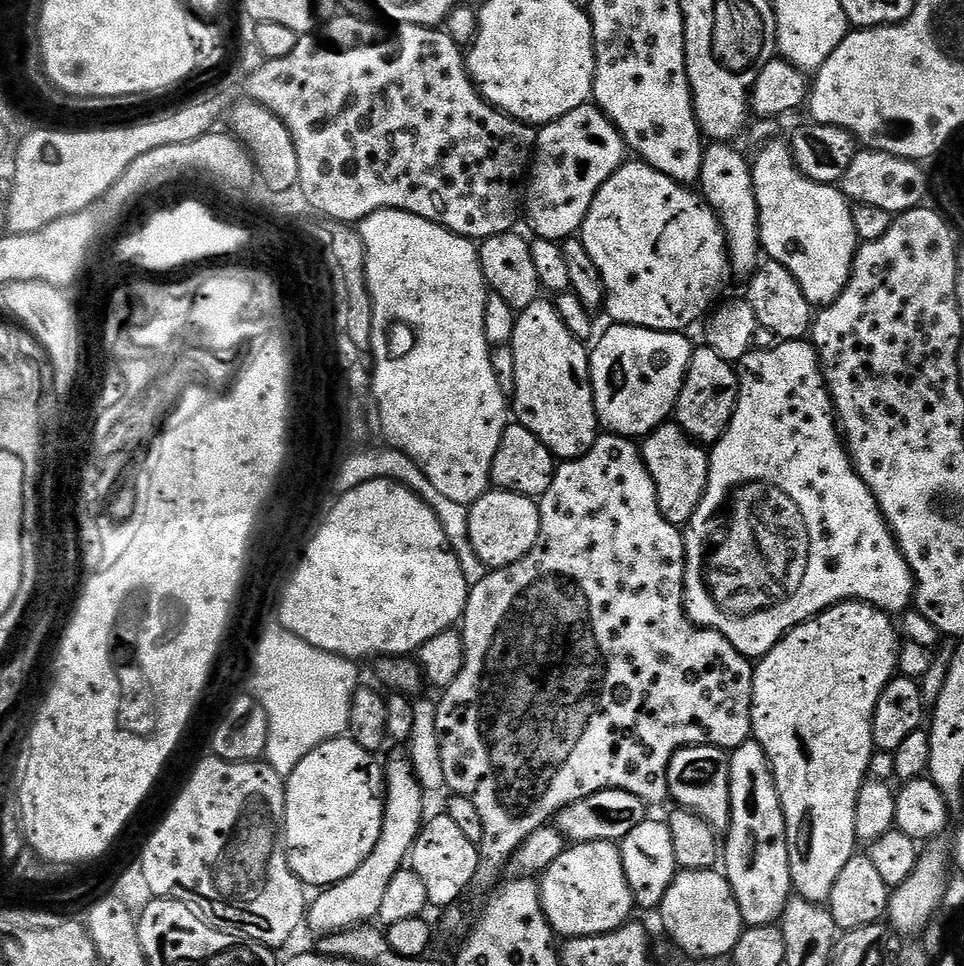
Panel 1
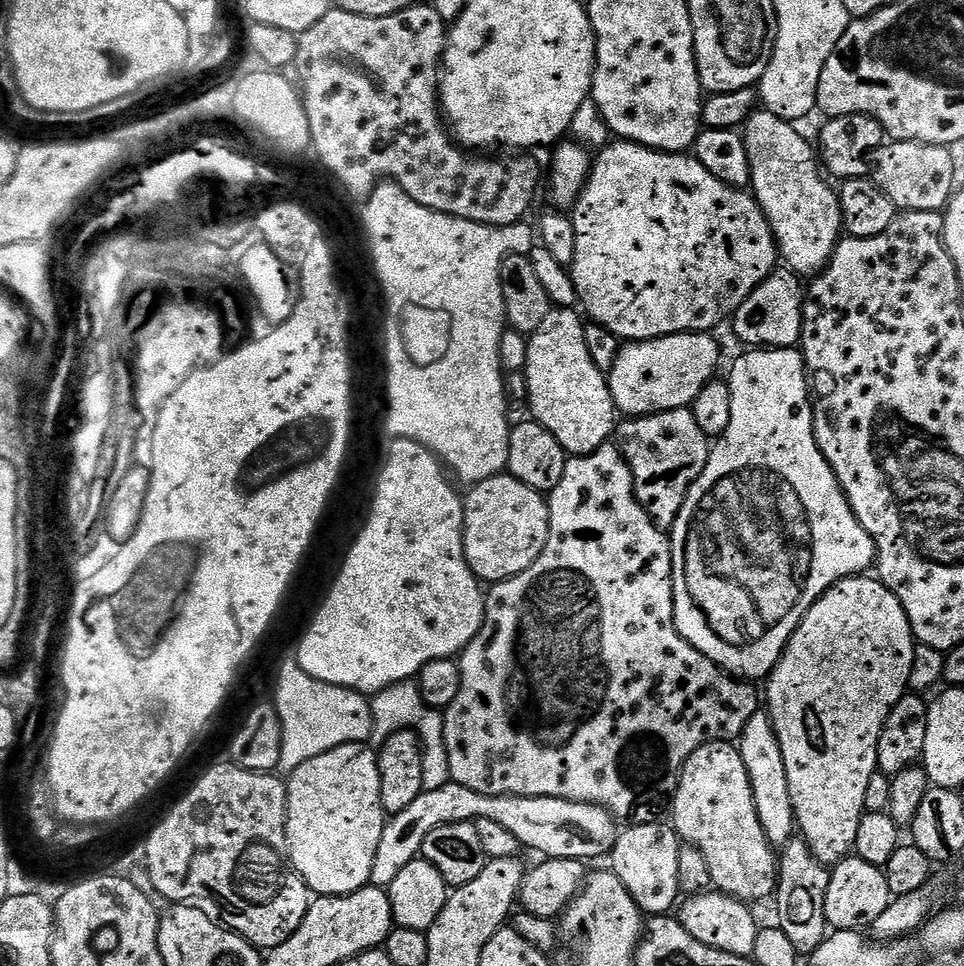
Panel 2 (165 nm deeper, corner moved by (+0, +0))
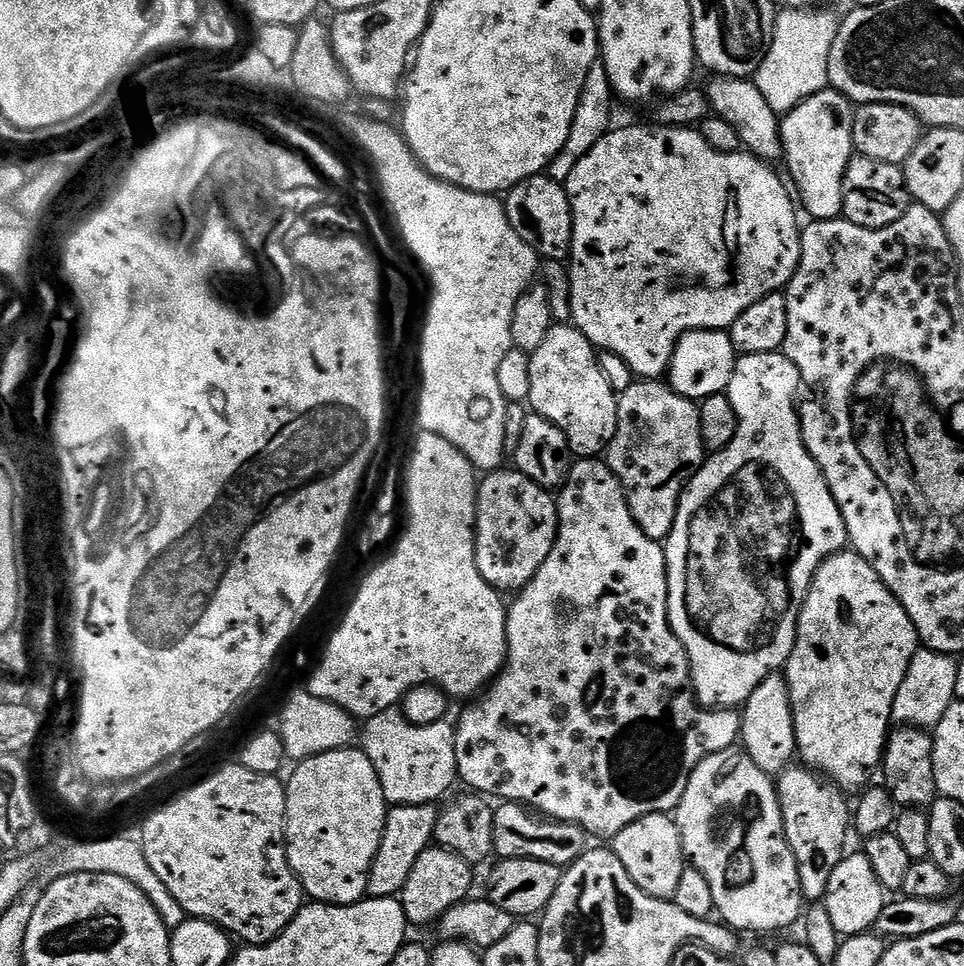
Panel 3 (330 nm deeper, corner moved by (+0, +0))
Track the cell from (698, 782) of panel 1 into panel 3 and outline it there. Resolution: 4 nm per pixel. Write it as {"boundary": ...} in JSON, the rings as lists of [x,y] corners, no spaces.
{"boundary":[[[733,746],[721,752],[711,752],[703,762],[690,774],[690,782],[686,782],[686,794],[682,794],[682,802],[676,808],[674,819],[684,847],[685,857],[690,861],[691,867],[697,868],[710,882],[710,890],[714,893],[715,915],[729,928],[736,929],[737,933],[744,932],[776,932],[779,928],[788,928],[792,923],[801,919],[806,908],[806,901],[802,894],[802,886],[798,878],[798,866],[794,858],[794,850],[790,850],[790,842],[786,842],[786,830],[784,829],[784,819],[780,809],[780,799],[776,793],[776,784],[773,777],[767,776],[758,766],[754,766],[754,758],[750,758],[743,747]]]}

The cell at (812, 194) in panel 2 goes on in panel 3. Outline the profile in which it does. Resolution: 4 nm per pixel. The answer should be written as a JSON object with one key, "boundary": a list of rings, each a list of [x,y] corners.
{"boundary":[[[734,76],[712,78],[712,81],[706,84],[706,95],[709,109],[720,119],[730,122],[730,126],[734,126],[734,134],[738,134],[741,145],[753,156],[765,162],[776,162],[783,157],[781,117],[774,110],[770,110],[770,102],[762,98],[762,90],[758,90],[755,82]]]}

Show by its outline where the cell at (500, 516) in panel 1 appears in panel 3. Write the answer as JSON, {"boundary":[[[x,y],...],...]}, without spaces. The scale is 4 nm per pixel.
{"boundary":[[[497,470],[489,472],[479,481],[476,489],[476,565],[482,574],[482,578],[486,578],[486,582],[492,588],[499,590],[501,593],[515,594],[534,578],[534,574],[538,574],[538,570],[542,566],[542,562],[546,562],[546,558],[552,553],[552,547],[556,544],[556,532],[560,528],[560,510],[558,500],[549,489],[538,486],[530,478],[526,478],[521,472],[515,470]]]}

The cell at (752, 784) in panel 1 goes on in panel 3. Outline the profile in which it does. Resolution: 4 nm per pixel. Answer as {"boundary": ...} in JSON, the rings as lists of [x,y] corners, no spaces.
{"boundary":[[[773,674],[766,677],[743,704],[740,740],[744,751],[750,758],[754,758],[754,766],[758,766],[758,770],[762,770],[767,776],[779,777],[797,759],[796,727],[792,717],[788,682],[783,675]]]}

